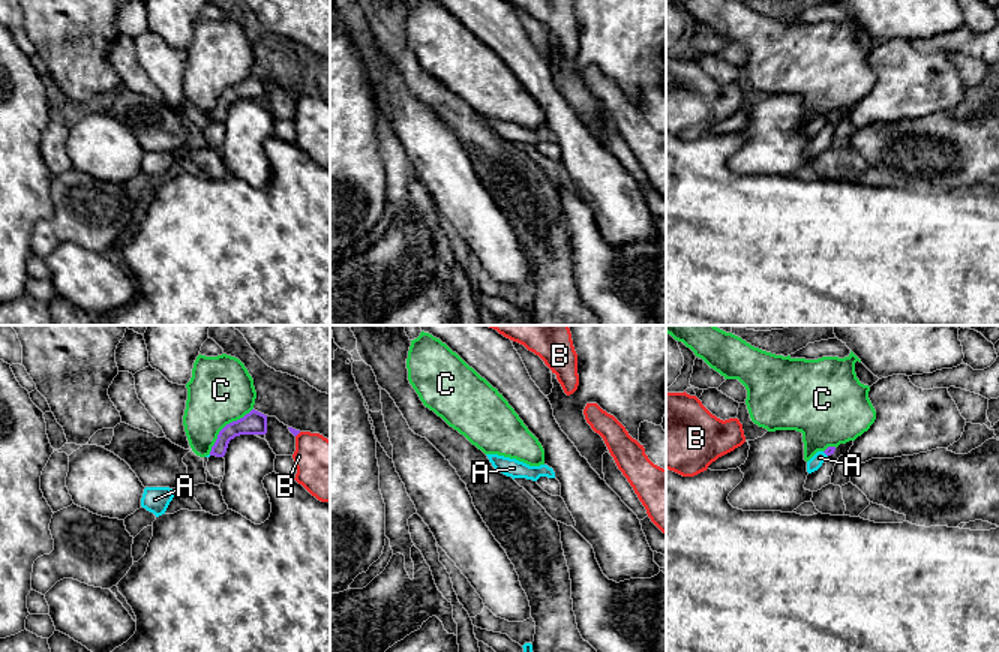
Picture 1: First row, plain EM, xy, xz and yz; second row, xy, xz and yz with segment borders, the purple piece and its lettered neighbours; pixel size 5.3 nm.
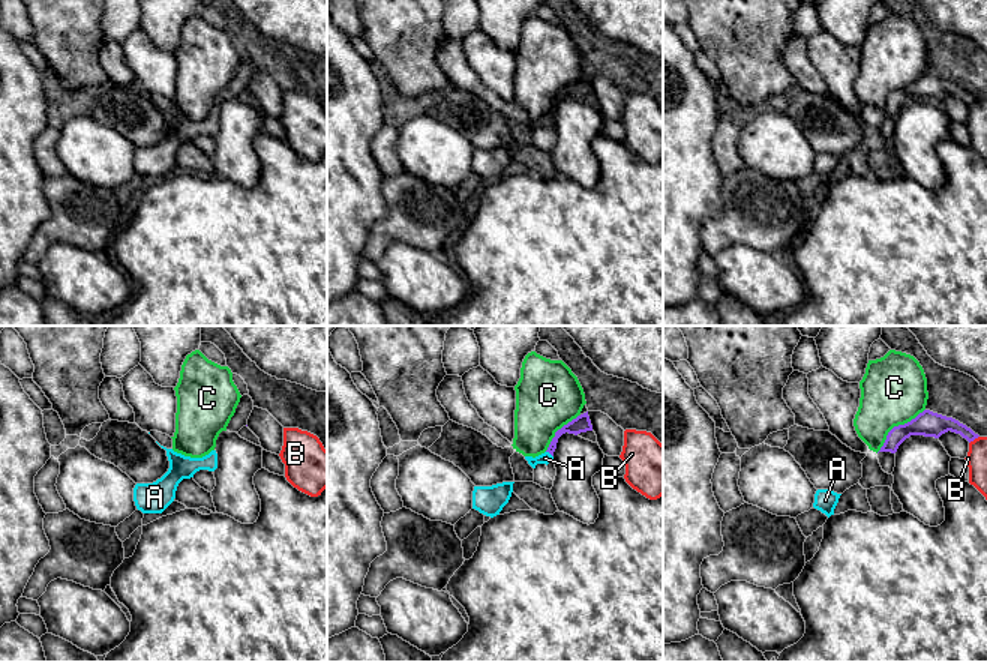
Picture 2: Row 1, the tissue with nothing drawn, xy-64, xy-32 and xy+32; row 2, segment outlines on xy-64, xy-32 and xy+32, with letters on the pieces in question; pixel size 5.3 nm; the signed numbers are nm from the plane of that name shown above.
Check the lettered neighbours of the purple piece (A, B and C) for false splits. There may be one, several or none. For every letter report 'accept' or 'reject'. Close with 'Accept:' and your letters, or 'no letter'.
A: reject
B: reject
C: reject
Accept: no letter

